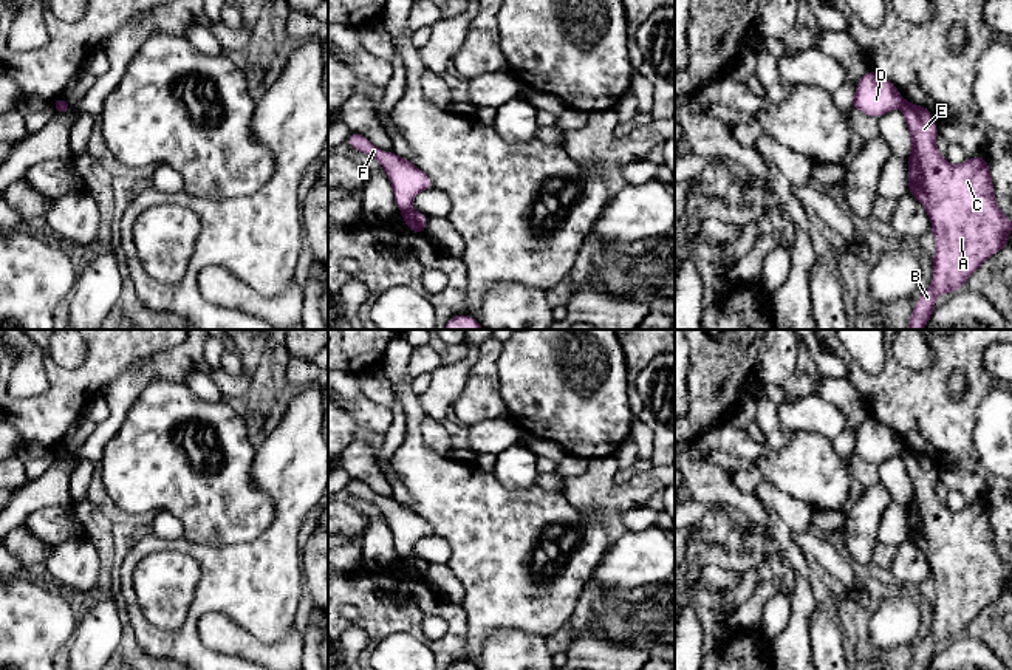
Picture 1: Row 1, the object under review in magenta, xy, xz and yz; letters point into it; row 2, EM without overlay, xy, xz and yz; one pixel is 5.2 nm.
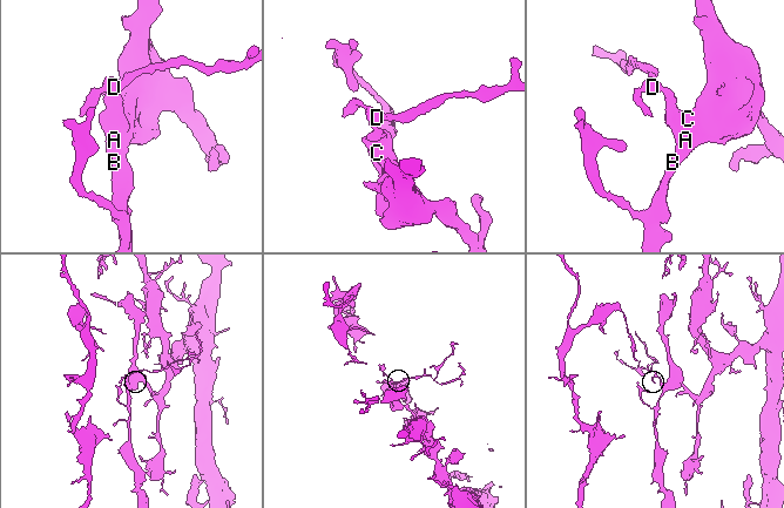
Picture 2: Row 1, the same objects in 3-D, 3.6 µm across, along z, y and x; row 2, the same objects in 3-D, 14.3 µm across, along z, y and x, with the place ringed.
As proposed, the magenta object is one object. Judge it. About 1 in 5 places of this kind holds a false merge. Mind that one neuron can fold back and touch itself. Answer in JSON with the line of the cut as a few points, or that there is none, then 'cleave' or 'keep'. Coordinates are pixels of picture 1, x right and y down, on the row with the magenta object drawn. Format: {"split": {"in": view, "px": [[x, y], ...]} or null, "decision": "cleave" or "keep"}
{"split": {"in": "xz", "px": [[410, 208], [403, 212]]}, "decision": "cleave"}

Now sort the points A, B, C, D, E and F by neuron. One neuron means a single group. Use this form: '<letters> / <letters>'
A B C E / D F

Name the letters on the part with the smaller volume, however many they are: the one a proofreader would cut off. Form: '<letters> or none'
D, F

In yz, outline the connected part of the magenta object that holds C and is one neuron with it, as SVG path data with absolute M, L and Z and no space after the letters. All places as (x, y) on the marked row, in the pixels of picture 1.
M910 101L901 107L908 133L911 153L908 156L908 192L924 206L935 237L933 279L927 291L915 303L907 330L924 330L941 294L952 294L966 285L966 280L993 254L1009 244L1012 220L1000 210L990 167L984 156L967 158L953 166L938 152L938 124L927 107Z

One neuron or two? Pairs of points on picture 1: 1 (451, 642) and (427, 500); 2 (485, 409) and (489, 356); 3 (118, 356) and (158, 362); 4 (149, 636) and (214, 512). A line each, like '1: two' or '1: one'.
1: two
2: one
3: two
4: two

